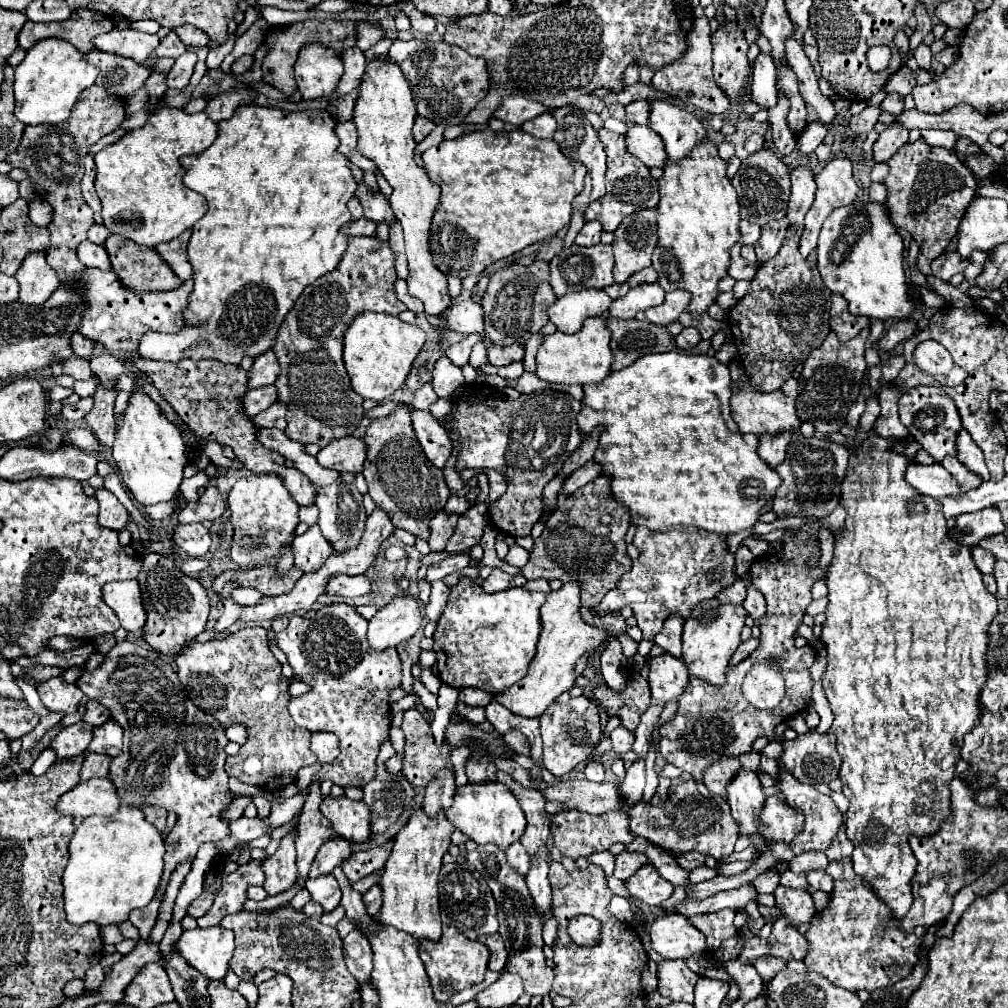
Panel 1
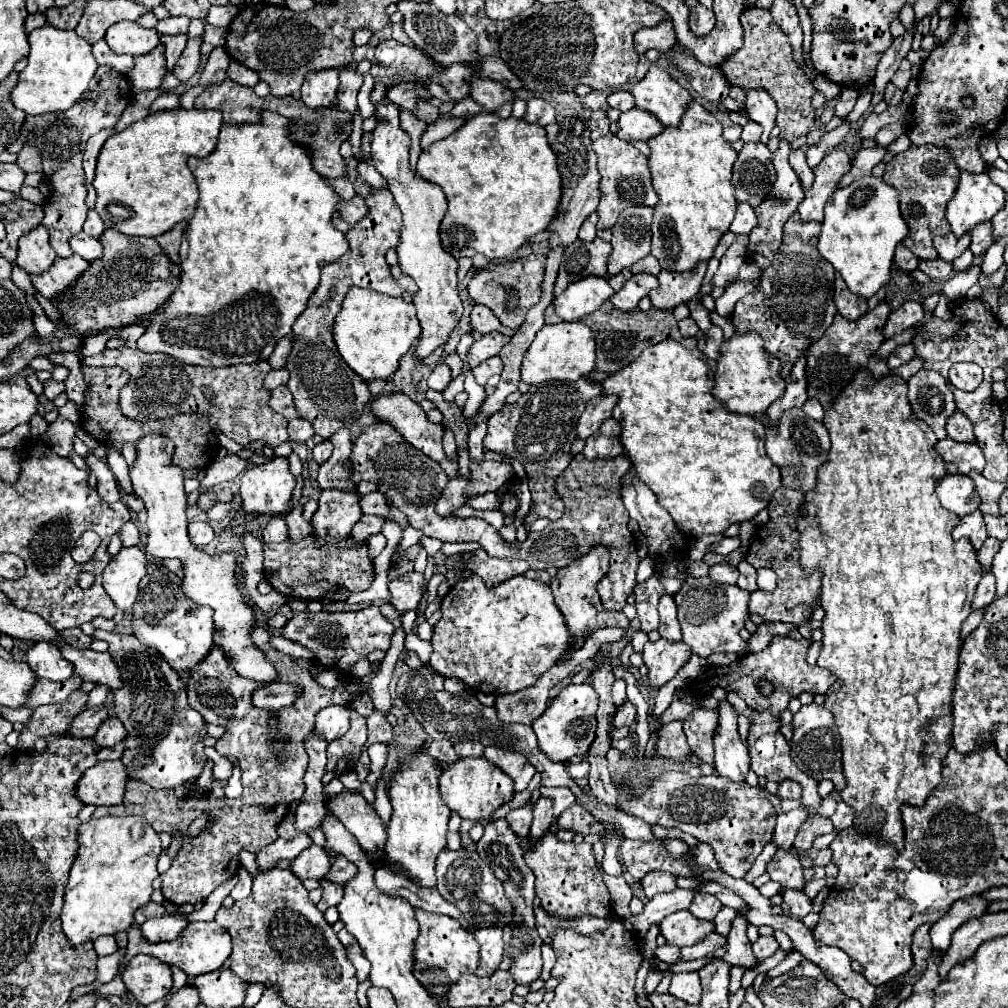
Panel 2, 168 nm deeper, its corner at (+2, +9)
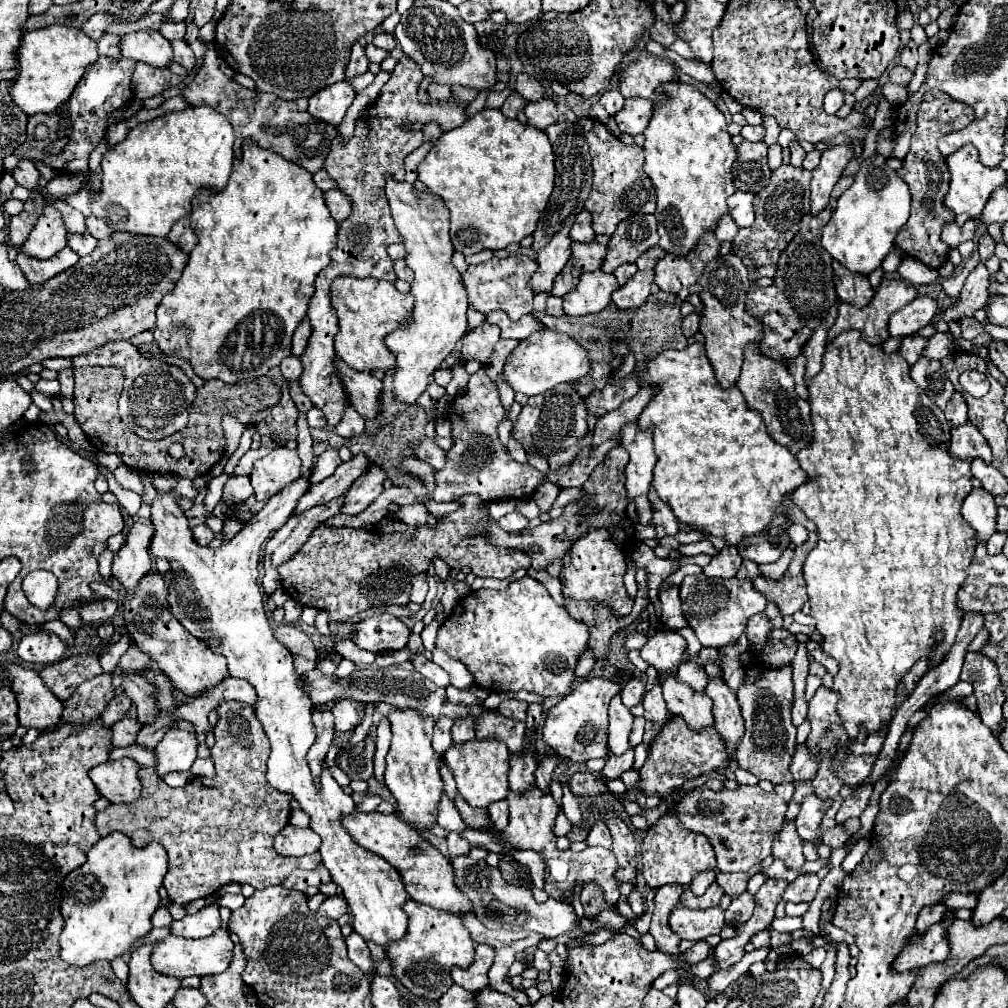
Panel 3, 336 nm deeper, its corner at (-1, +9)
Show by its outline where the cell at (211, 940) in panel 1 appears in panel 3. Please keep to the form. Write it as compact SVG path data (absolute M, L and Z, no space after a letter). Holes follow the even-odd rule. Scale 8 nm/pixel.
M216 930L214 936L208 938L184 938L184 936L168 936L164 938L152 954L152 962L156 972L164 976L176 976L176 978L188 978L188 976L208 976L208 974L220 974L228 968L232 960L232 940L226 930Z

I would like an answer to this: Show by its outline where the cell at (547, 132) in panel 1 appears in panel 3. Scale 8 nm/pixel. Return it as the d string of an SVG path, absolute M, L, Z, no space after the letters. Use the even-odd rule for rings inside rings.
M552 100L528 102L528 106L524 108L524 114L528 118L528 124L534 128L540 128L540 130L544 130L546 126L550 126L558 120L558 110Z

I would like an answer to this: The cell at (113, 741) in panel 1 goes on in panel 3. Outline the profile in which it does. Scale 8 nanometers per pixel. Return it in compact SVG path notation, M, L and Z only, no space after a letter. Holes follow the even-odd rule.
M124 716L120 722L116 722L112 726L112 744L118 746L118 748L132 746L136 742L136 736L138 736L140 728L142 728L142 724L138 720Z

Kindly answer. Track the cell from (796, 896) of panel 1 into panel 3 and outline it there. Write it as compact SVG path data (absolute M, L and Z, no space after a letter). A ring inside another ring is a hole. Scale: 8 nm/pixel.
M784 822L780 834L776 834L774 848L772 848L774 858L782 858L788 868L800 868L804 864L804 854L802 854L802 840L796 836L794 822Z

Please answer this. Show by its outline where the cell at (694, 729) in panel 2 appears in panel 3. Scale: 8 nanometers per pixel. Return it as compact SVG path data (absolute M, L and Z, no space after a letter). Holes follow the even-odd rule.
M674 674L662 680L662 696L672 714L680 714L692 730L712 726L712 700L704 692L692 690Z

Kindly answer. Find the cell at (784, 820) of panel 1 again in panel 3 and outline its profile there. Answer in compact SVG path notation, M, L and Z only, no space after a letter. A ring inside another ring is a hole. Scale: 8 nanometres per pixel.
M798 744L796 752L792 756L792 764L790 764L790 772L794 776L796 782L806 782L806 780L814 780L816 770L818 770L820 760L806 748L806 744Z

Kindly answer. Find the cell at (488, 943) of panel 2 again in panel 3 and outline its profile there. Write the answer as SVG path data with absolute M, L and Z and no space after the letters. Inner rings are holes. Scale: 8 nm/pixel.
M476 944L476 956L468 968L452 968L452 980L468 992L476 992L488 986L488 970L494 962L494 948L488 944Z

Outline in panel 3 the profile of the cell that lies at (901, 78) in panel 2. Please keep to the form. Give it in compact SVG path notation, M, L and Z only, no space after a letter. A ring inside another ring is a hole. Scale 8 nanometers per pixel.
M910 40L904 48L902 48L902 52L900 52L900 64L902 66L906 66L906 68L910 68L910 70L914 70L916 68L916 62L918 62L918 46Z

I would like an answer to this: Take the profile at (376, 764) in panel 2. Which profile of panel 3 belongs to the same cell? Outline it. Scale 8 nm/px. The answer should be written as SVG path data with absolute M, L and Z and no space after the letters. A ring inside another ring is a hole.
M366 794L366 798L358 804L358 810L362 810L362 812L374 812L380 802L382 802L380 796L376 796L376 794Z

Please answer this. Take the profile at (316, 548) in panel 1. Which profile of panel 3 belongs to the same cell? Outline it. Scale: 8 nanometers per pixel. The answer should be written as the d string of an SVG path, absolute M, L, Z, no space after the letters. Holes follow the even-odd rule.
M370 464L368 472L364 476L360 476L350 490L344 494L344 506L342 512L344 514L358 514L364 508L368 508L374 498L384 490L382 482L386 480L386 470L380 464Z

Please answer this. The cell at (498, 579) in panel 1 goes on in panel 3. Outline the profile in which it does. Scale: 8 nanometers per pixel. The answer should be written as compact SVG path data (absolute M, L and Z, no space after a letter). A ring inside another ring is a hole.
M460 496L458 498L460 508L436 526L432 532L430 528L422 526L414 536L406 536L400 532L392 534L380 534L376 528L348 528L348 526L328 526L322 524L312 532L308 542L300 548L296 556L292 556L288 562L284 562L278 572L282 576L282 586L288 592L288 596L302 606L314 606L318 610L328 612L328 622L344 624L352 616L356 616L362 610L368 608L386 608L386 606L406 606L410 602L410 576L416 576L420 572L426 572L426 568L432 564L434 558L442 558L450 568L462 570L470 568L472 574L482 578L508 578L520 568L530 568L530 558L526 552L520 552L516 548L500 548L494 544L488 544L486 532L474 530L474 524L486 524L488 516L482 514L482 506L486 504L480 500L480 496Z

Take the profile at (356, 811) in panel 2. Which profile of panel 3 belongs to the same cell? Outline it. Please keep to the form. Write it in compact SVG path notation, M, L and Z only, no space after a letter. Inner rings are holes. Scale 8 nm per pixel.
M354 812L352 816L346 816L342 824L362 848L368 848L370 852L382 856L400 872L404 888L412 900L428 904L436 910L444 910L448 914L476 914L472 902L454 884L454 870L450 866L450 860L442 856L440 850L434 848L428 840L424 840L410 824L404 824L400 816L384 816L380 812ZM412 848L420 848L420 852L412 852Z

